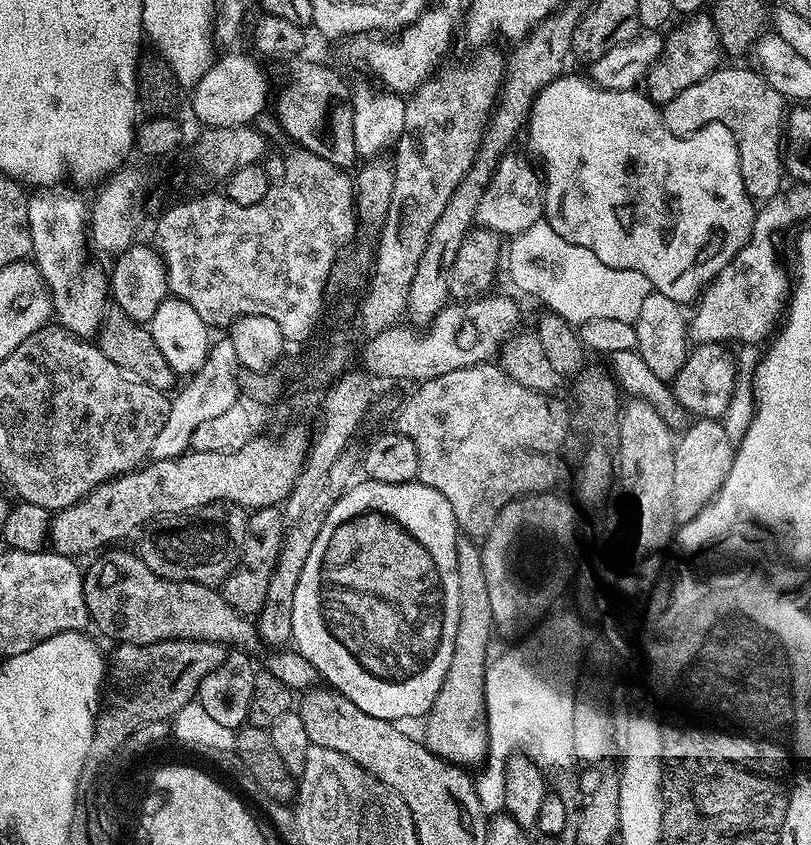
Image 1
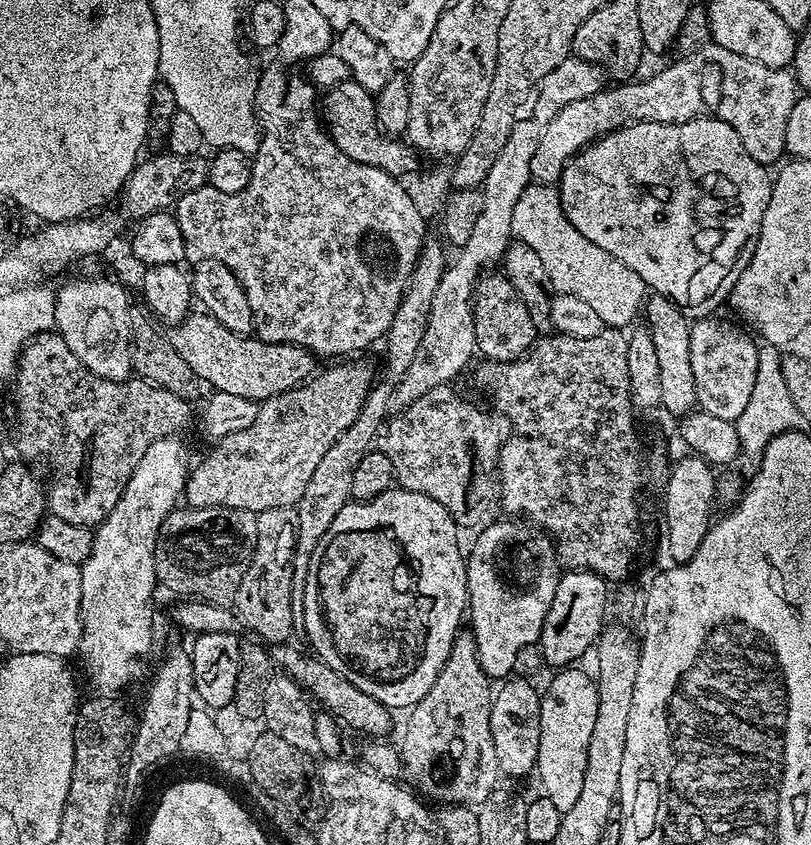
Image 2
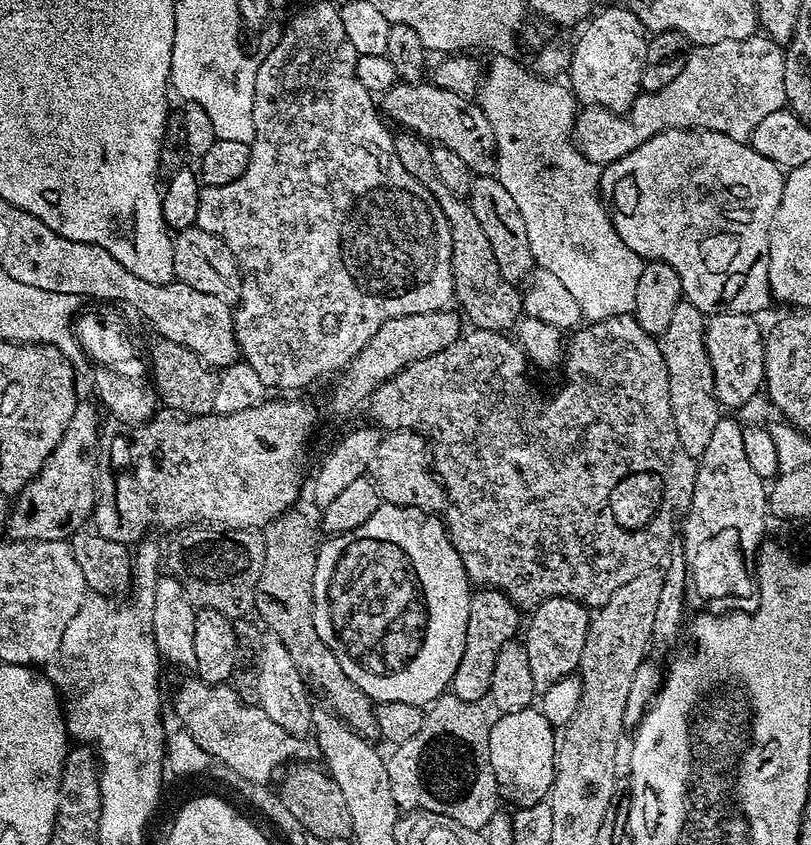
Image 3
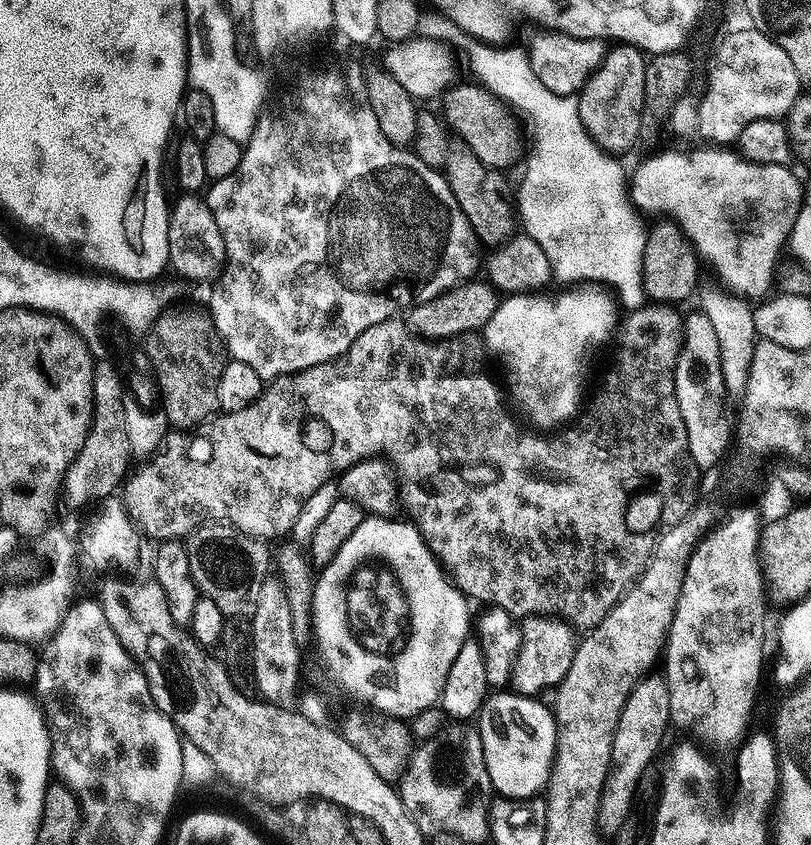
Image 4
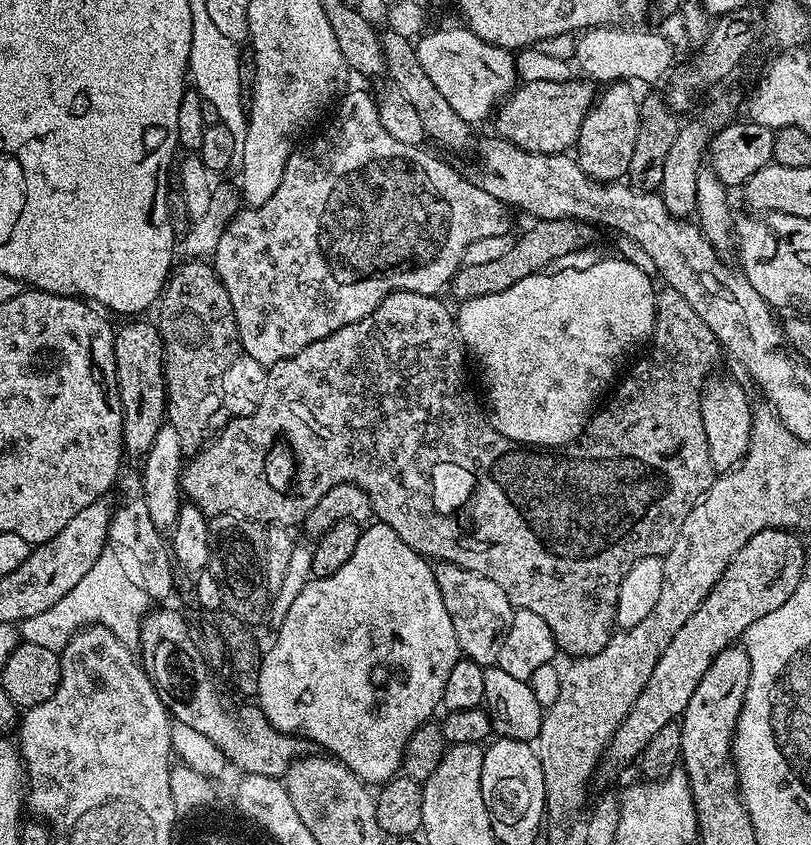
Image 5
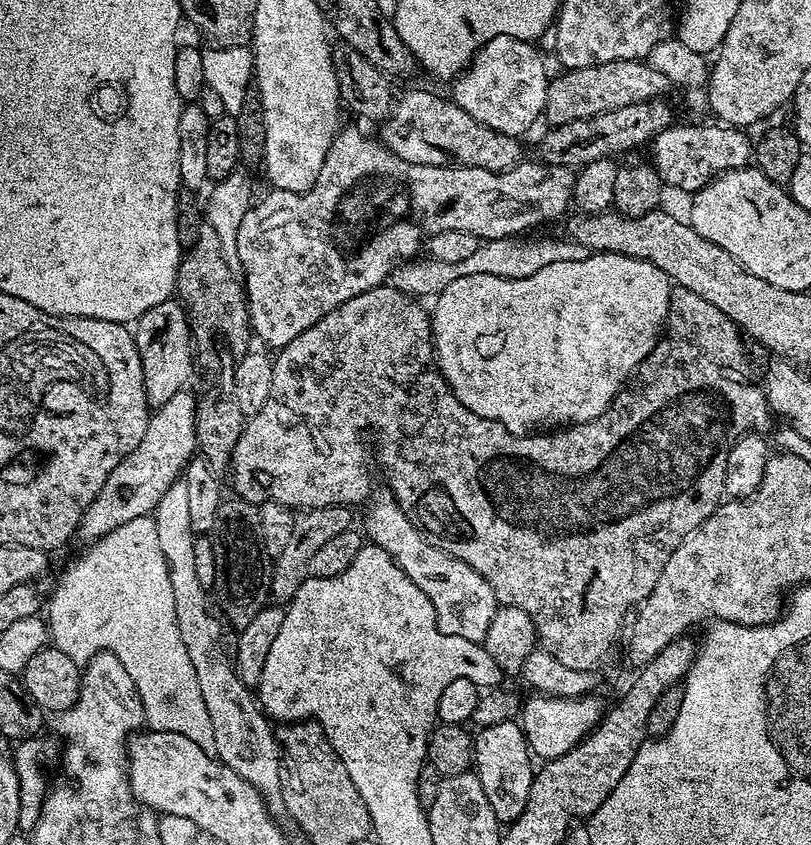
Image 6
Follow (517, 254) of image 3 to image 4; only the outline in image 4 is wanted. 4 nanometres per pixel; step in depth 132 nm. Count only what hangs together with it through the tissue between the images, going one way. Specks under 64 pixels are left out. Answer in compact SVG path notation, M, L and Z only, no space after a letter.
M456 138L451 141L442 171L467 221L485 232L484 240L488 246L499 246L513 235L514 192L508 189L508 180L504 177L507 175L501 169L488 168L478 158L478 154L474 154L474 150Z

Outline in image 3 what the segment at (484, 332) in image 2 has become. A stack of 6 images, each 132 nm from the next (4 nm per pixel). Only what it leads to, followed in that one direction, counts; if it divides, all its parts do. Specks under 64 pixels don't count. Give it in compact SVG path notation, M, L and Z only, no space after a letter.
M407 130L399 134L400 137L398 135L395 137L394 147L402 166L406 166L406 170L410 170L410 174L418 178L418 182L422 182L422 186L430 190L442 214L448 219L450 242L452 243L452 291L455 303L461 304L459 307L472 328L494 330L495 332L508 330L508 327L512 323L513 327L522 316L522 296L517 285L506 282L506 278L502 278L498 258L494 258L494 250L490 250L490 241L486 239L486 234L482 234L482 226L478 226L478 218L474 218L474 210L468 204L467 199L457 198L436 177L429 141Z

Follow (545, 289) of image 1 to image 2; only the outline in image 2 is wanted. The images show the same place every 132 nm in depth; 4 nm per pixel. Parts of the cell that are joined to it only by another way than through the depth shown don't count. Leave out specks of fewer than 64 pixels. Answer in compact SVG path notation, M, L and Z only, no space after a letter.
M535 182L528 185L514 206L512 235L519 243L530 246L530 250L534 250L538 258L542 258L542 266L546 266L546 274L550 274L550 282L557 293L565 292L574 294L574 298L582 298L582 302L587 302L597 312L598 318L602 318L605 326L627 329L626 326L635 318L636 311L639 308L641 311L646 300L646 289L642 278L638 278L638 274L634 274L630 266L606 254L606 250L590 242L590 238L584 238L574 228L564 213L564 207L560 205L560 193L555 187Z

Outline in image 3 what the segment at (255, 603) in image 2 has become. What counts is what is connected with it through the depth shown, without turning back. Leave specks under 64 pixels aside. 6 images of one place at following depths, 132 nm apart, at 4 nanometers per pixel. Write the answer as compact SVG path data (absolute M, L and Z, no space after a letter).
M296 511L281 513L276 520L270 521L262 529L264 557L256 594L255 615L262 621L263 627L271 635L277 636L282 646L286 646L297 663L298 670L306 677L307 683L324 695L323 703L353 731L365 738L375 737L378 729L374 701L358 685L350 682L350 678L346 678L346 670L342 670L330 646L326 646L326 642L318 638L318 630L314 630L312 591L318 551L317 529L314 524L312 529L311 522Z

